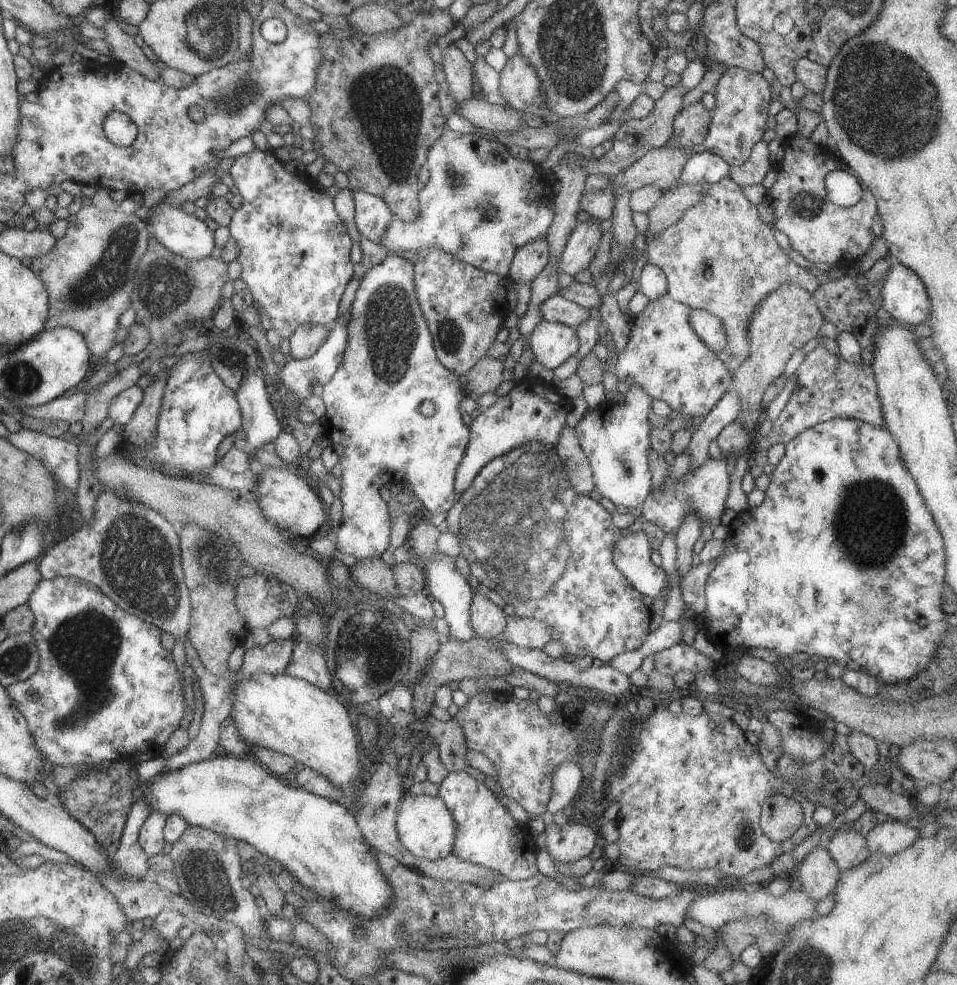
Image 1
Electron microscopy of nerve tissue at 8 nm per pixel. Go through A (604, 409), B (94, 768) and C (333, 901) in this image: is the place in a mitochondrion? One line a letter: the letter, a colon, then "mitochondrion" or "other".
A: other
B: other
C: other

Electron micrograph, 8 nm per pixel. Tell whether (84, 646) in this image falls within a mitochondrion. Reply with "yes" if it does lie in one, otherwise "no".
yes

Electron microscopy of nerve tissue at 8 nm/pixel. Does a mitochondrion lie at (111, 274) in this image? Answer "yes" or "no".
yes

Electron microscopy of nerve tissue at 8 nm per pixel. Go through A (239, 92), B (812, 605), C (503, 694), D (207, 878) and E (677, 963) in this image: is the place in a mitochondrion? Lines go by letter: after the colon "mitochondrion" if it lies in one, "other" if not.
A: mitochondrion
B: other
C: other
D: mitochondrion
E: other

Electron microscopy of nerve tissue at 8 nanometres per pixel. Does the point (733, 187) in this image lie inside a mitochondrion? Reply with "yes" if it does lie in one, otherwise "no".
no

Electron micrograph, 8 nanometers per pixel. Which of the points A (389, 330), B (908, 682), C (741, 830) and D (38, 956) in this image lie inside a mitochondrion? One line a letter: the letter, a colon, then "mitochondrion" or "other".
A: mitochondrion
B: other
C: mitochondrion
D: mitochondrion

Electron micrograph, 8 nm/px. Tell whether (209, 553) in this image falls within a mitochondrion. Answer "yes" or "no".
yes

